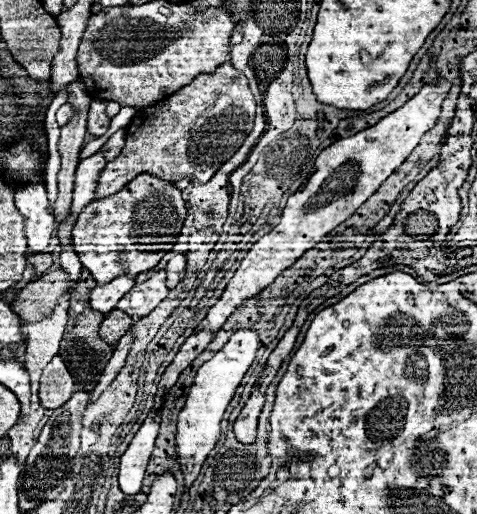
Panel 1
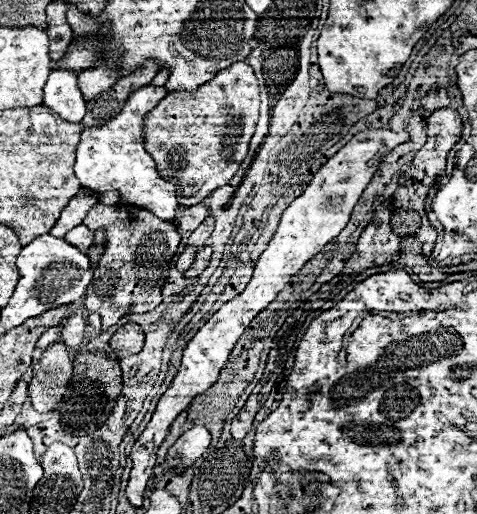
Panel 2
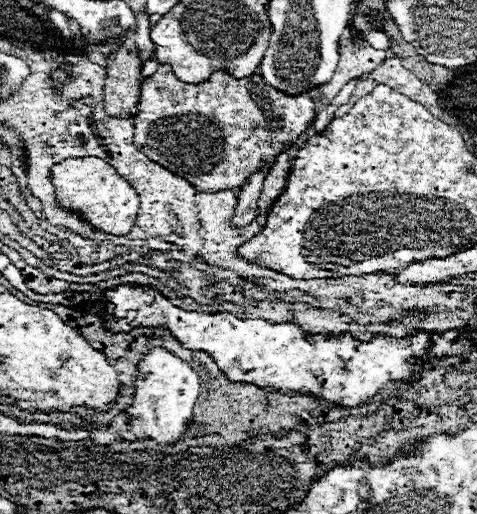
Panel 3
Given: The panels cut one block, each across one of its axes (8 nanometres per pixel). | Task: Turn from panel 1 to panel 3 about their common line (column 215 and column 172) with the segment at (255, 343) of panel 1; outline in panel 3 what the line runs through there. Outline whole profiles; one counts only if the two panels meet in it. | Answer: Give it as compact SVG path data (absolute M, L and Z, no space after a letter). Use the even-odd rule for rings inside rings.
M154 348L138 364L133 403L126 409L128 414L118 414L116 422L112 422L110 426L112 432L116 434L112 442L122 442L122 440L136 442L140 438L152 438L160 446L172 446L188 430L188 424L194 418L192 410L198 392L200 392L200 380L196 372L186 362L166 352L164 348Z

